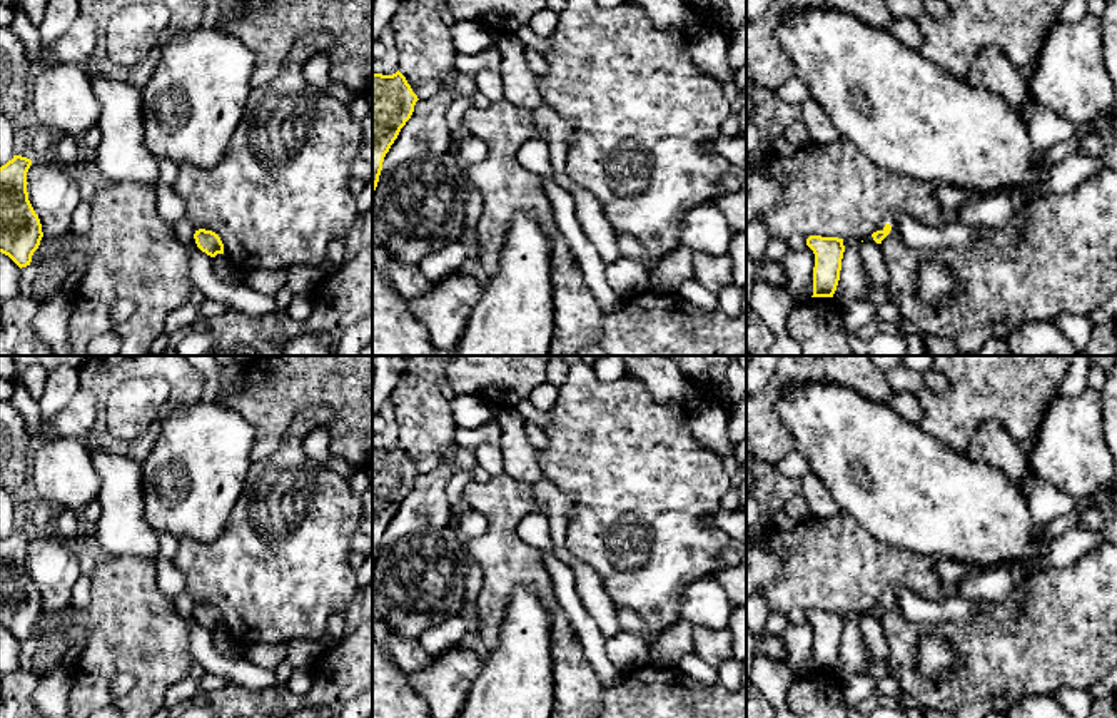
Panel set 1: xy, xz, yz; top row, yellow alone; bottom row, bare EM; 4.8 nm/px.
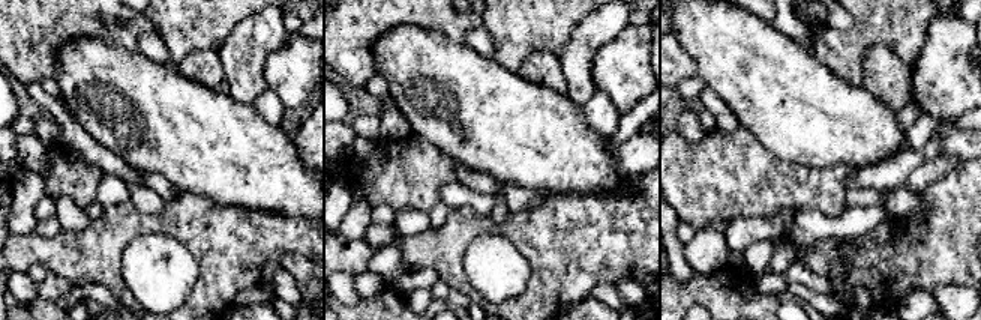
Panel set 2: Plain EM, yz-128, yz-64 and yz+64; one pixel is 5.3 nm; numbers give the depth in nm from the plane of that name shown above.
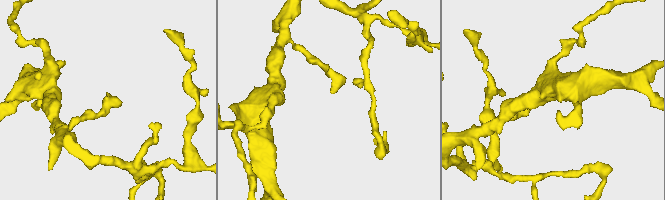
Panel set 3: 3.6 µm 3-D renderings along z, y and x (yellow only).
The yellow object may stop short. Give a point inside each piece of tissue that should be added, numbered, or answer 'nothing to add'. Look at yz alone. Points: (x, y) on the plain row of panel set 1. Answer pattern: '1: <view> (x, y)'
1: yz (892, 591)

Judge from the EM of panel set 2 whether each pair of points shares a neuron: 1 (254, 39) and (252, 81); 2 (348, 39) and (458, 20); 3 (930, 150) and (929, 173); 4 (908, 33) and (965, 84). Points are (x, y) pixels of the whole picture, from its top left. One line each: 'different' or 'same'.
1: same
2: same
3: different
4: different

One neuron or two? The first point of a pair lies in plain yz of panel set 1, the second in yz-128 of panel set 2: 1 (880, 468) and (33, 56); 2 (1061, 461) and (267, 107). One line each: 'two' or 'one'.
1: two
2: two

